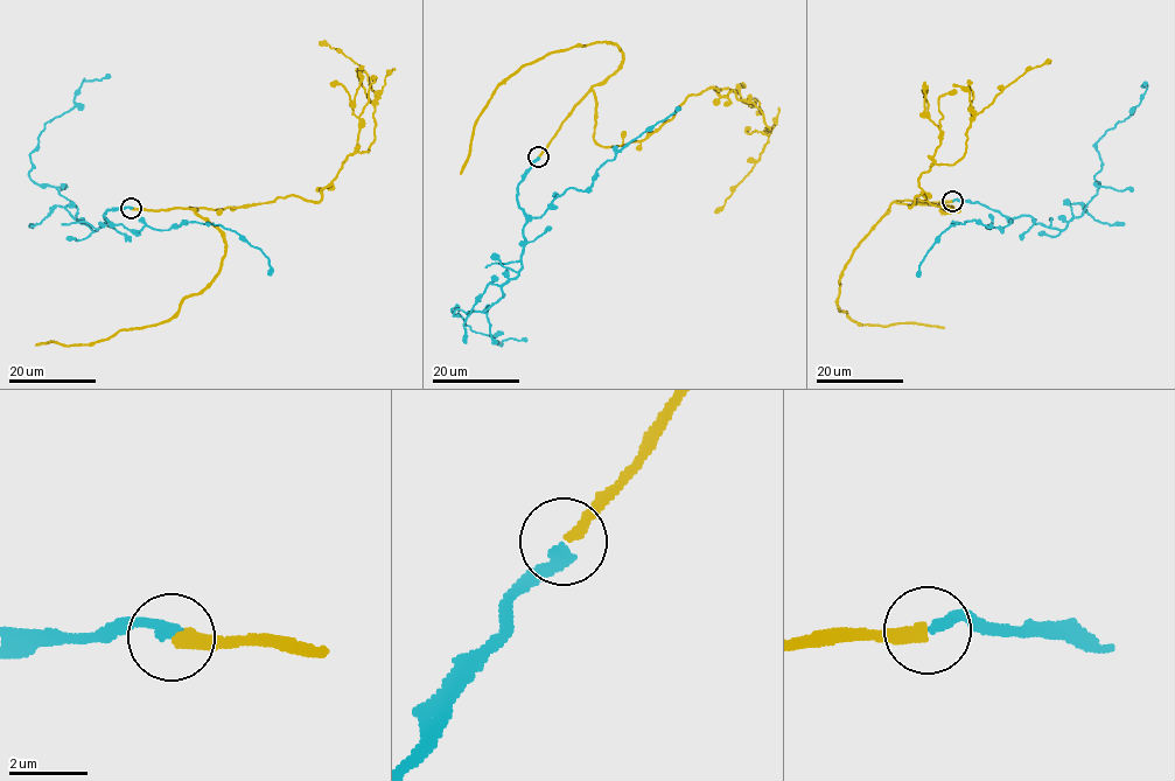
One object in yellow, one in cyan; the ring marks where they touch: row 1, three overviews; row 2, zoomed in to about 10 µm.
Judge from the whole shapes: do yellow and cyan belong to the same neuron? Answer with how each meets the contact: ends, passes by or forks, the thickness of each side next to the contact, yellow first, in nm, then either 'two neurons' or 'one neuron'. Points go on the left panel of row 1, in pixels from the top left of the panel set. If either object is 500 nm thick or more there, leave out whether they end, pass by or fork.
yellow ends | cyan ends | 320/320 nm | one neuron

